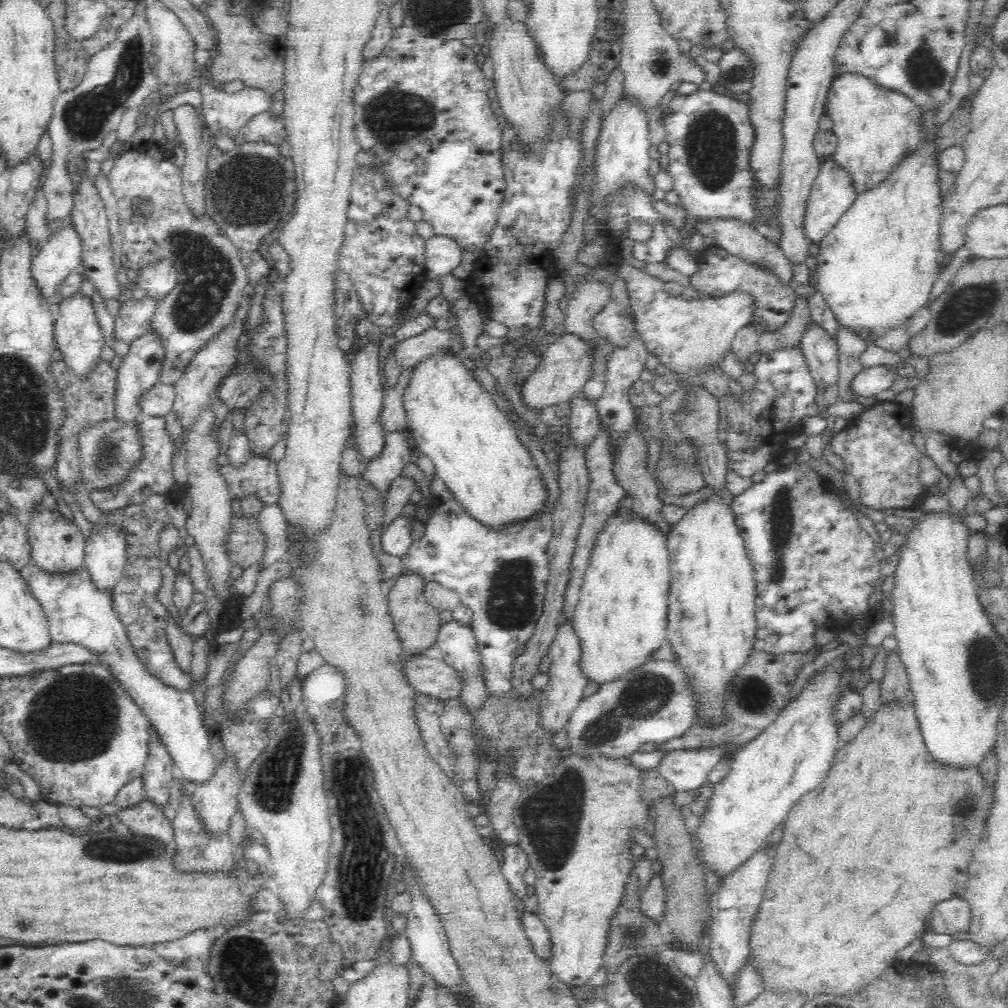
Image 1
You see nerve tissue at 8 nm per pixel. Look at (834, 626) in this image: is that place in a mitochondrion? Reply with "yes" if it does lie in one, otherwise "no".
no

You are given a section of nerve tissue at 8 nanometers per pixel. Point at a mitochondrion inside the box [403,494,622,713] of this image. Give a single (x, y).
(510, 601)

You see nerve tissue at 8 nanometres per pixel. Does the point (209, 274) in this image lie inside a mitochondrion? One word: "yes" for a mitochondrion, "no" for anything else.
yes

